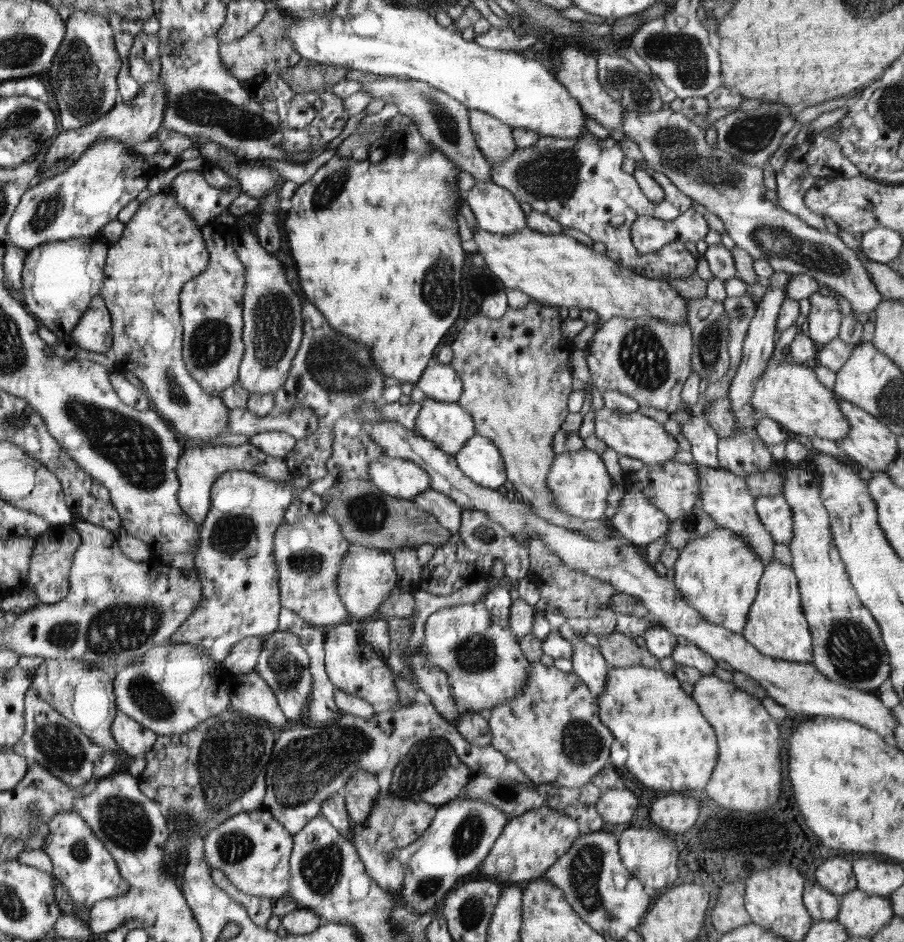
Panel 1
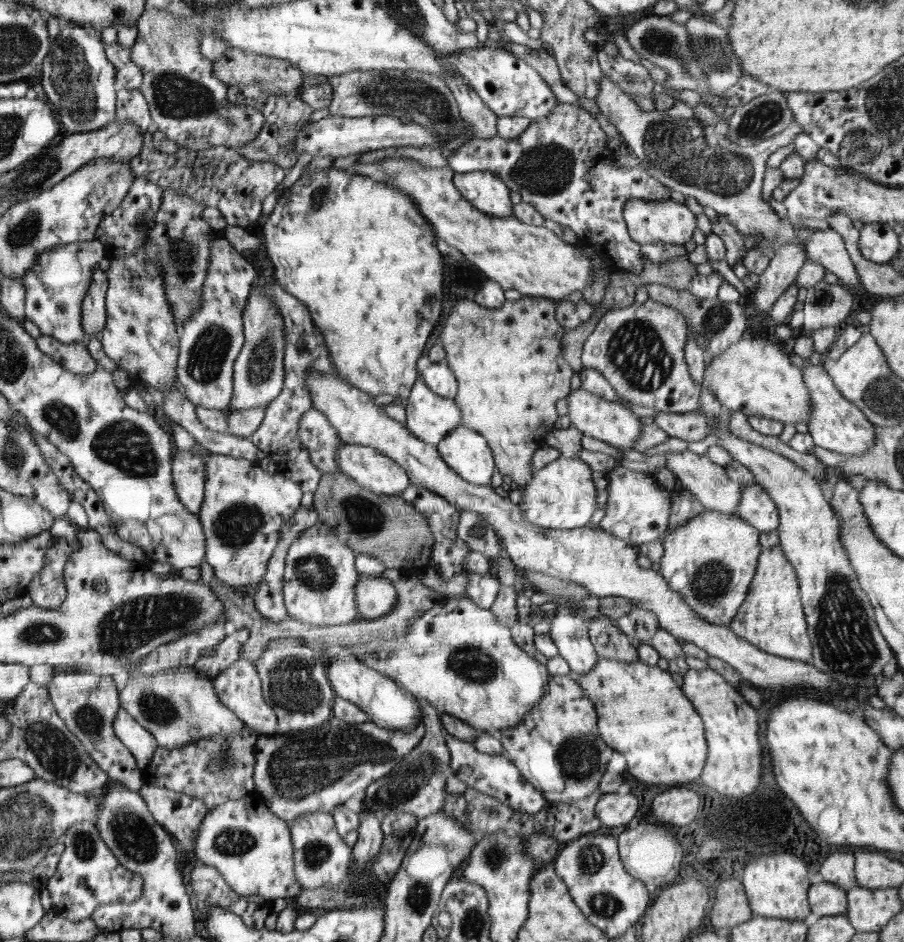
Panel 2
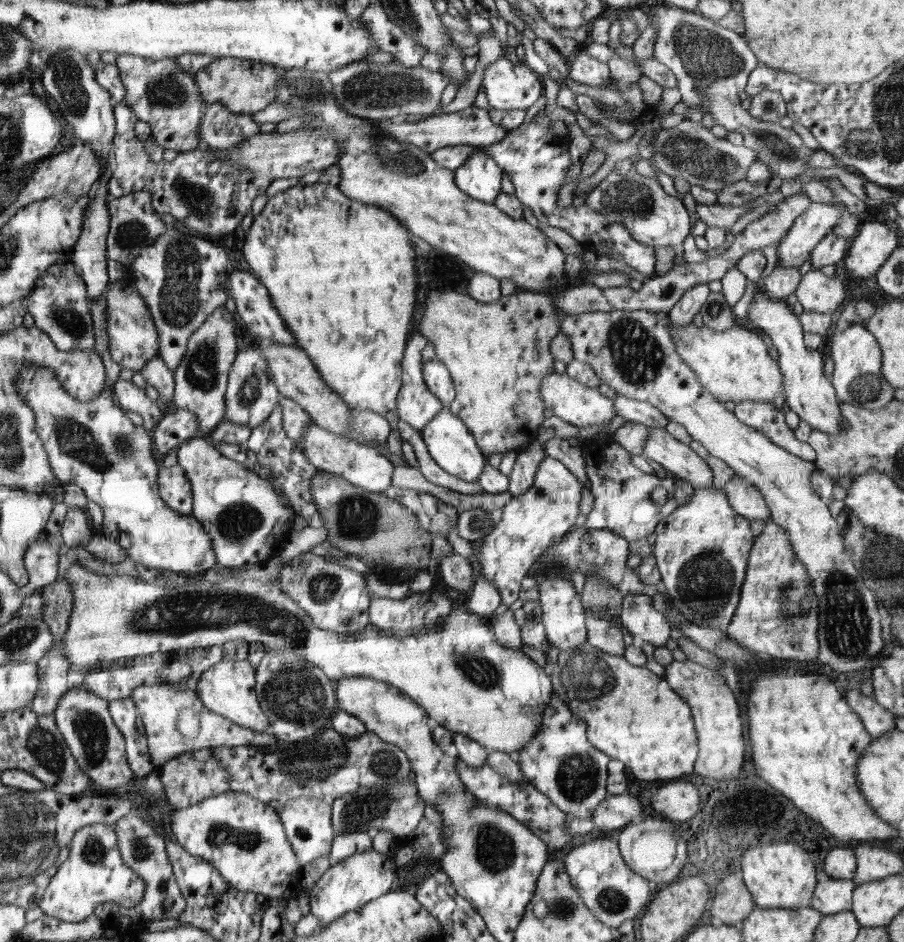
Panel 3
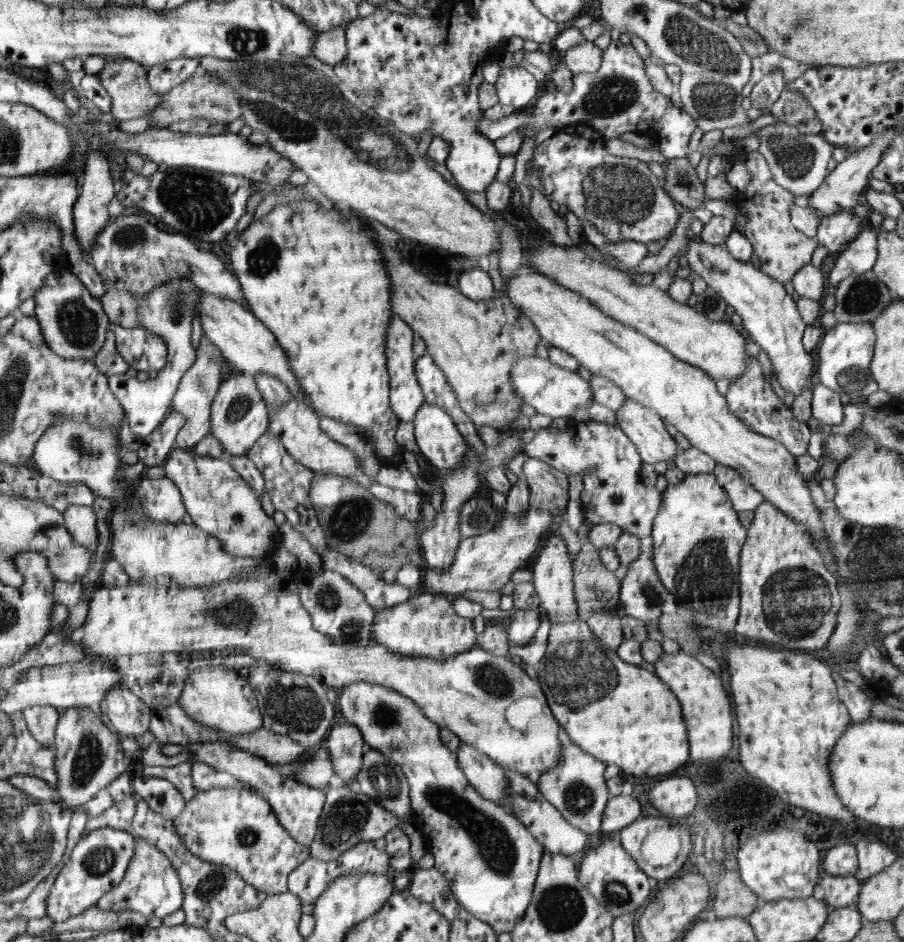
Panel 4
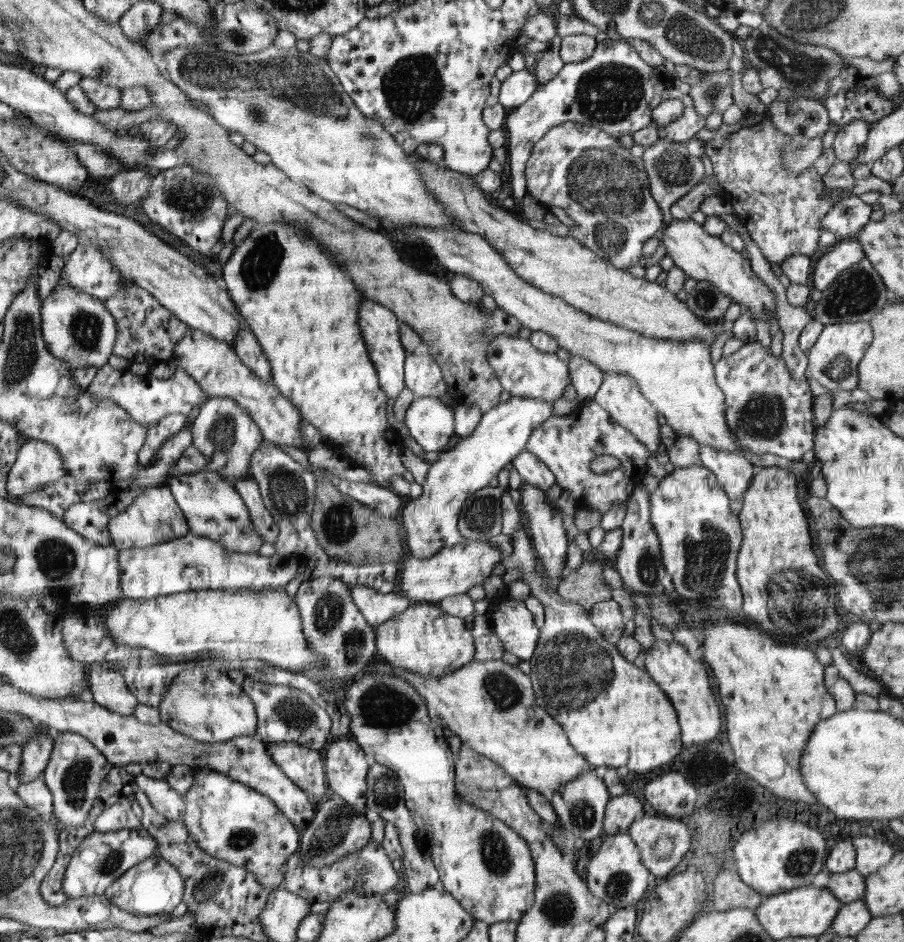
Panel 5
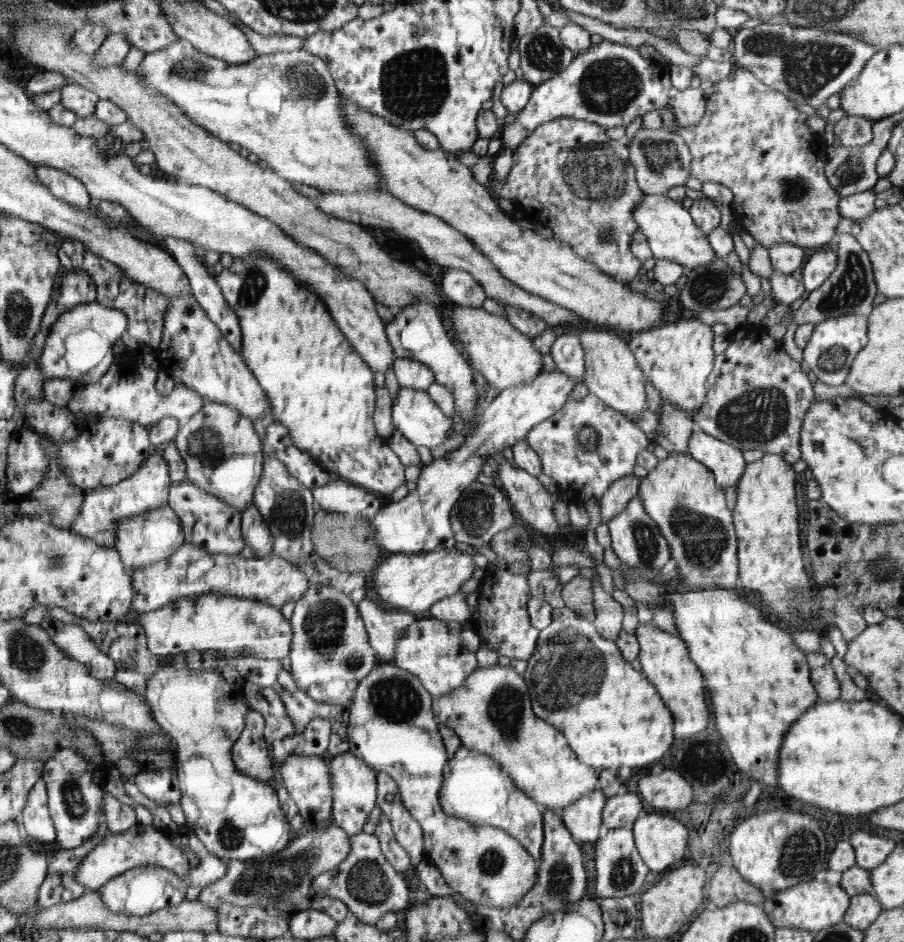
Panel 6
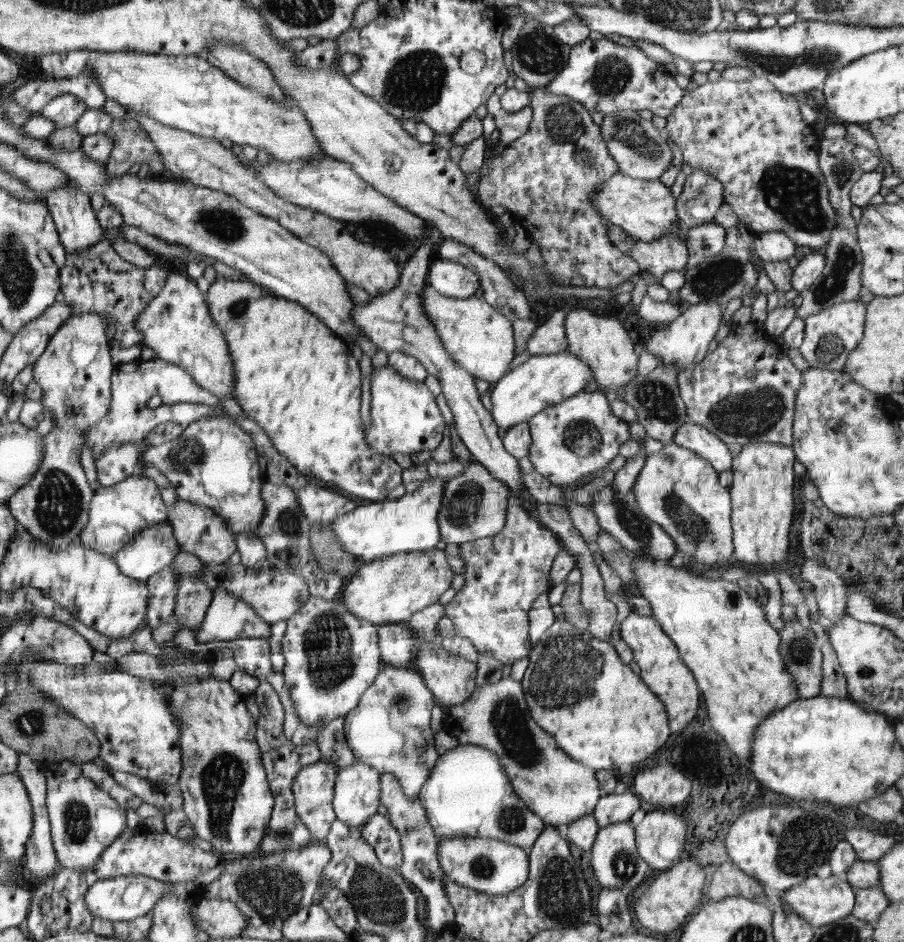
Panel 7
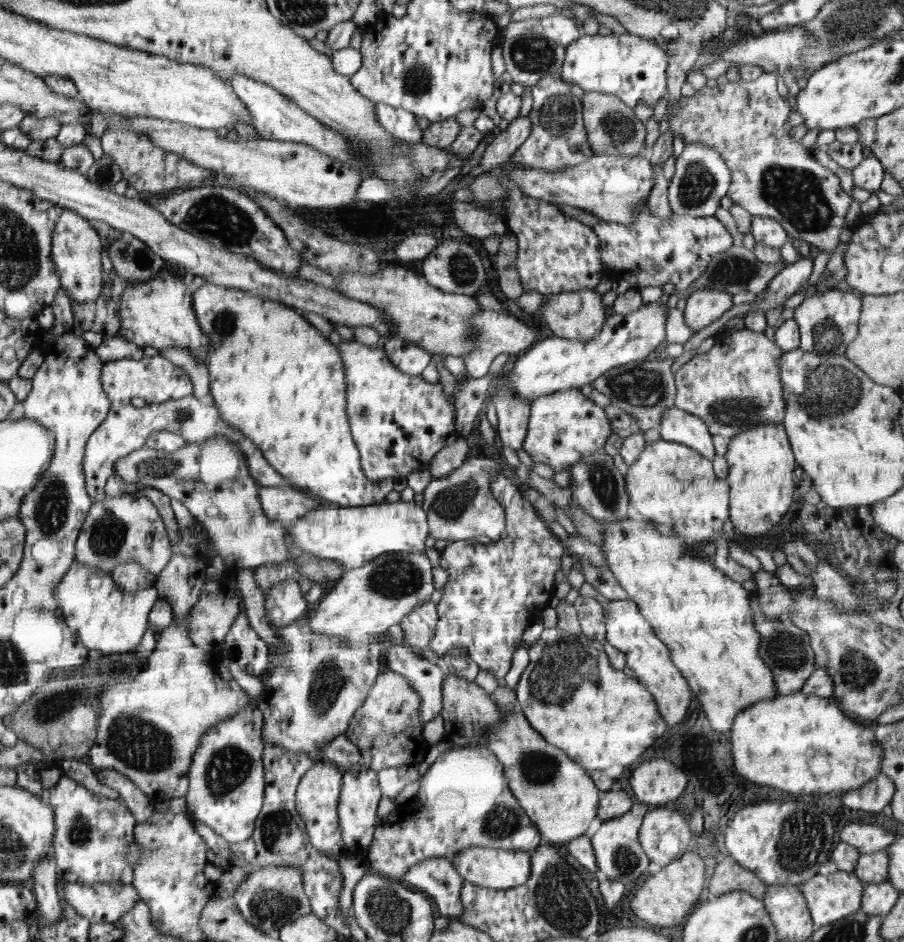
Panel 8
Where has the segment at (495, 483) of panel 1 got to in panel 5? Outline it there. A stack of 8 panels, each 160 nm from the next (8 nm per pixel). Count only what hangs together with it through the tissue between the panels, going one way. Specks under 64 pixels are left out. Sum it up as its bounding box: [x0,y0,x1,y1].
[405,397,454,452]

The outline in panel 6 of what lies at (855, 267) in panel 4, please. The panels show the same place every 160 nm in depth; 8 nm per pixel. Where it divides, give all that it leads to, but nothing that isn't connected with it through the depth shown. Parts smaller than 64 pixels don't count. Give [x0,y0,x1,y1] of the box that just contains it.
[802,250,838,293]

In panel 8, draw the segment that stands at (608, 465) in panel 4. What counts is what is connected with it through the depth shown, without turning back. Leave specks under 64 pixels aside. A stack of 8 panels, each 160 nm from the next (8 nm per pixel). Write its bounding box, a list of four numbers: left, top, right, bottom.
[523,389,614,472]

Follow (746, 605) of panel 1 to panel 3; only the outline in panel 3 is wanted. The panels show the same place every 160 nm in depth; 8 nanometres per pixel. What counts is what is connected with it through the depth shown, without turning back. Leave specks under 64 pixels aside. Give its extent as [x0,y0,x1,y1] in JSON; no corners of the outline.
[653,486,755,631]

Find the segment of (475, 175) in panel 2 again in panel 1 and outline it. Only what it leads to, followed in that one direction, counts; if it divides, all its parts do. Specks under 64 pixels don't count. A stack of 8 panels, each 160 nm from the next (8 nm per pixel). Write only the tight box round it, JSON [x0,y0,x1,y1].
[464,181,527,236]

